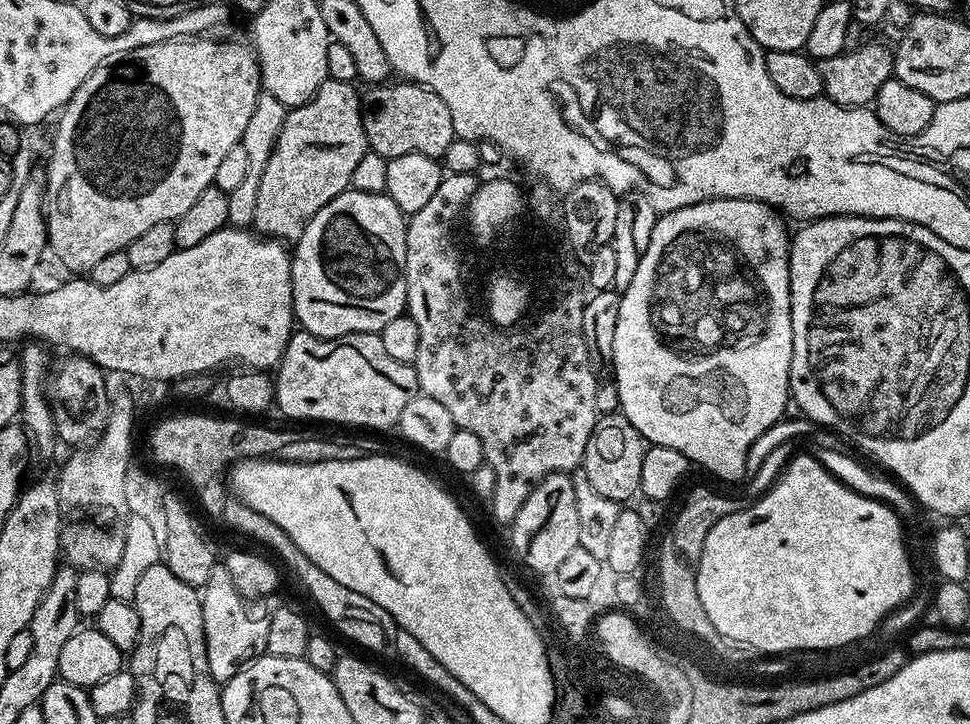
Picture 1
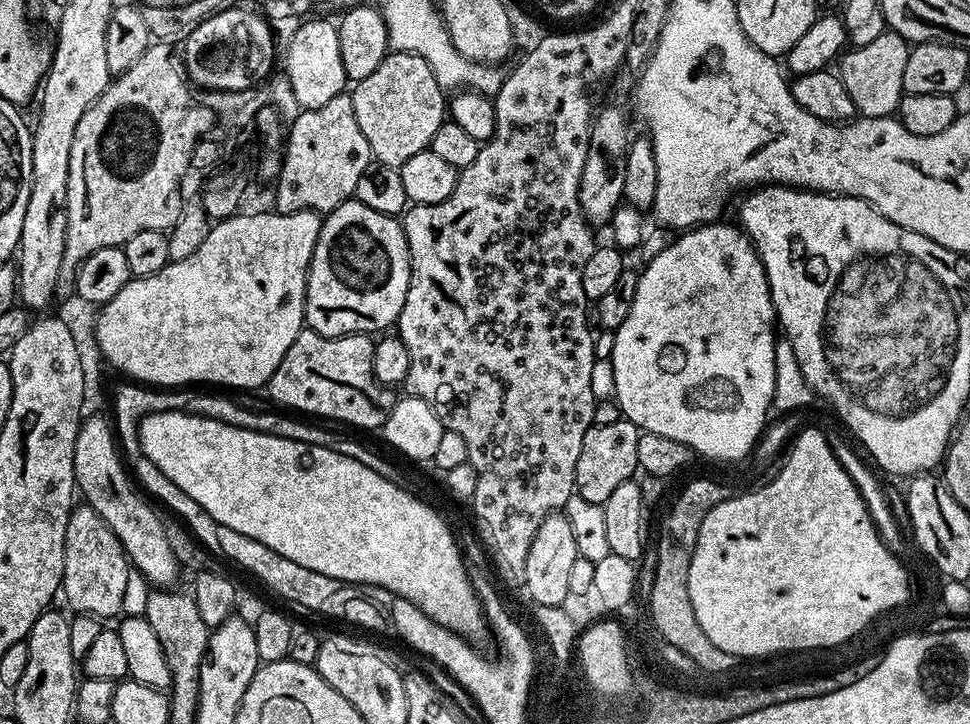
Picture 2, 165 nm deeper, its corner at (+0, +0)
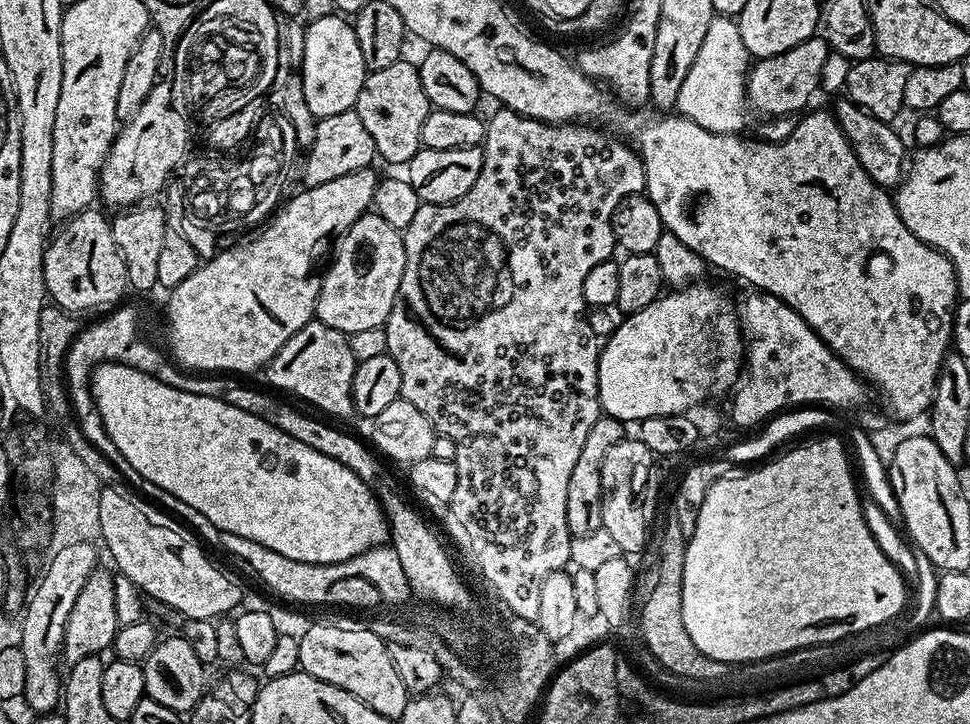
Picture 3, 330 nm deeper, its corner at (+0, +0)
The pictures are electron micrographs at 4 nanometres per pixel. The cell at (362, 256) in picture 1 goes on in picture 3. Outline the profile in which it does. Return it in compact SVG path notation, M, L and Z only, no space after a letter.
M369 210L339 233L336 242L332 265L320 281L315 319L345 334L383 329L399 297L406 262L401 229Z

